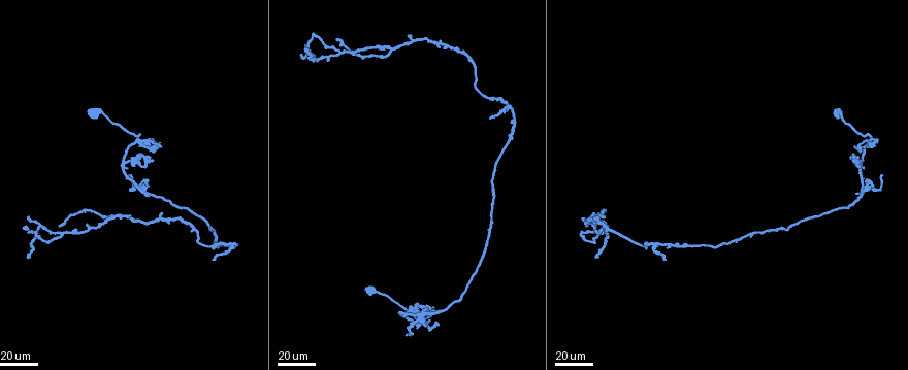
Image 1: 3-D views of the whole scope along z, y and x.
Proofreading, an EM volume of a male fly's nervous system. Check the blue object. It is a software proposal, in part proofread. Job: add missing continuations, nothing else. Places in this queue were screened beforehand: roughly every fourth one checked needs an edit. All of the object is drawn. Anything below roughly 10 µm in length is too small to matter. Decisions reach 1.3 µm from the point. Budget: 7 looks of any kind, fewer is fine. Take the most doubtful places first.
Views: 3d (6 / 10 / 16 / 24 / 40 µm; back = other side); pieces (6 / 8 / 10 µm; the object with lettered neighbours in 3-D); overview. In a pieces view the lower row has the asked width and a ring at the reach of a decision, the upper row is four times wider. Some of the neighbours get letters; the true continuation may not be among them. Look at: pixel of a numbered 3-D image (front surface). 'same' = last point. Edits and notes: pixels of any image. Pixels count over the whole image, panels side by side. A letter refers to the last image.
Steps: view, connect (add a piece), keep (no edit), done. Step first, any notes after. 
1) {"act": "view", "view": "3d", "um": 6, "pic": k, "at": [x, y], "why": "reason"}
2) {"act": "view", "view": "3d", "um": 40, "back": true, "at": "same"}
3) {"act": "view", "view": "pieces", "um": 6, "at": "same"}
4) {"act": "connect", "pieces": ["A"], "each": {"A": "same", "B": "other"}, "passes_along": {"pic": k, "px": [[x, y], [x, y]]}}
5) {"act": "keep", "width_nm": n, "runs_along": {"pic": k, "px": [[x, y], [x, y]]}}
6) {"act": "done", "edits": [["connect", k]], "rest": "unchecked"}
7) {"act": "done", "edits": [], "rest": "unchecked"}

{"act": "view", "view": "3d", "um": 24, "pic": 1, "at": [127, 169], "why": "free end"}

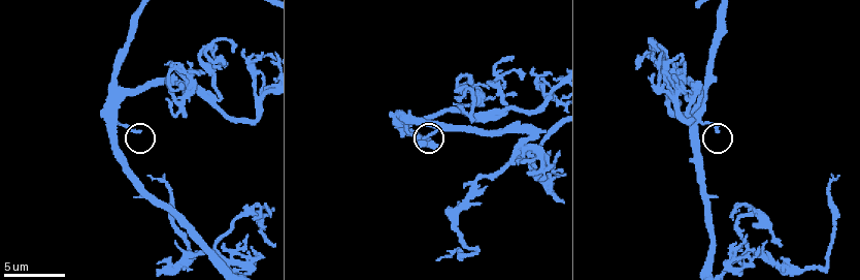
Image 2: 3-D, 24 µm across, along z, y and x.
{"act": "view", "view": "pieces", "um": 10, "pic": 2, "at": [718, 131]}

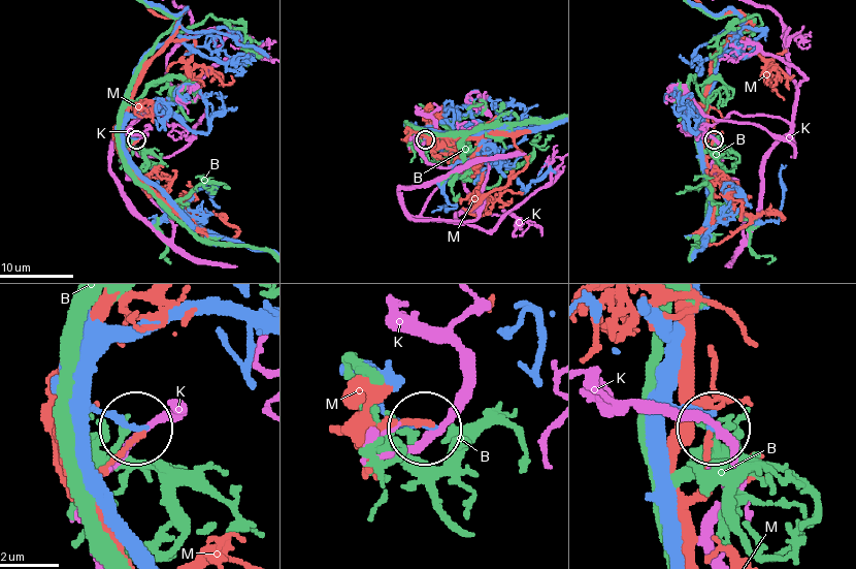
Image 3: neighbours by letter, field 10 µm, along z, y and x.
{"act": "keep", "each": {"B": "other", "K": "other", "M": "other"}, "found": "none of them fits"}

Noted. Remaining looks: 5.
{"act": "view", "view": "3d", "um": 24, "pic": 1, "at": [24, 227], "why": "end of a long branch"}

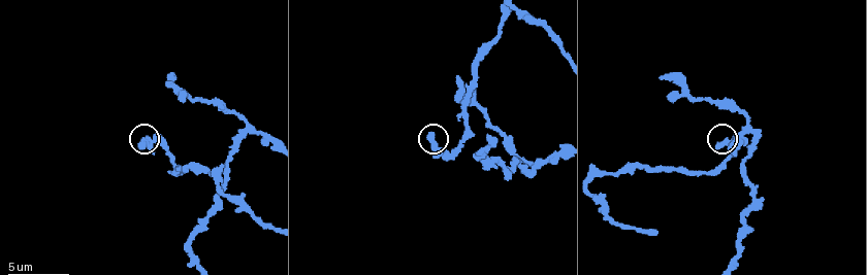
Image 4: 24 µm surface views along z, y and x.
{"act": "view", "view": "pieces", "um": 10, "pic": 4, "at": [719, 144]}

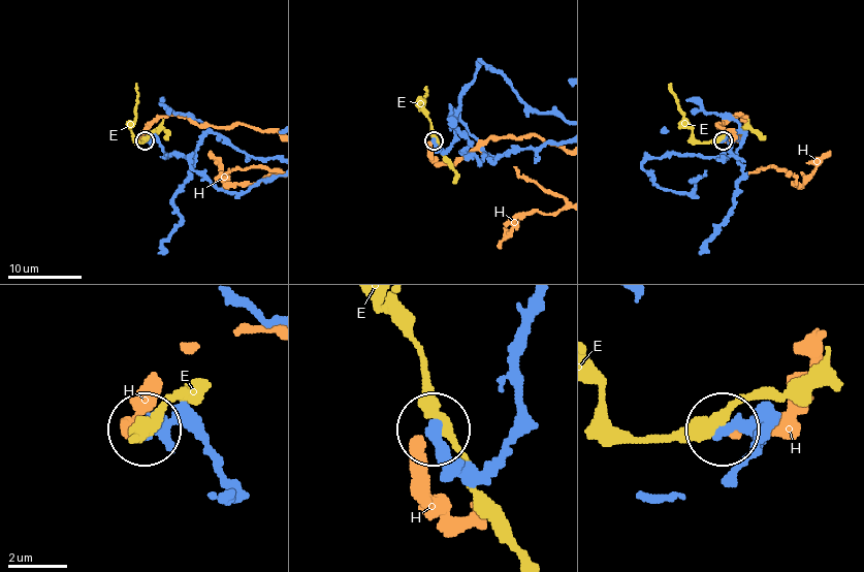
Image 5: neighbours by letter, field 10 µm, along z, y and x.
{"act": "keep", "each": {"E": "other", "H": "other"}, "found": "no lettered piece goes on from it"}

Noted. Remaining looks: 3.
{"act": "view", "view": "3d", "um": 40, "pic": 1, "at": [436, 325], "why": "tapers out"}

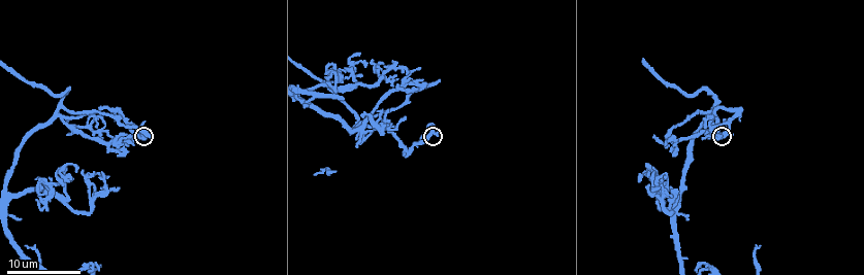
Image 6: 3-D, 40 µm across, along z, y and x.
{"act": "view", "view": "pieces", "um": 10, "pic": 6, "at": [438, 135]}

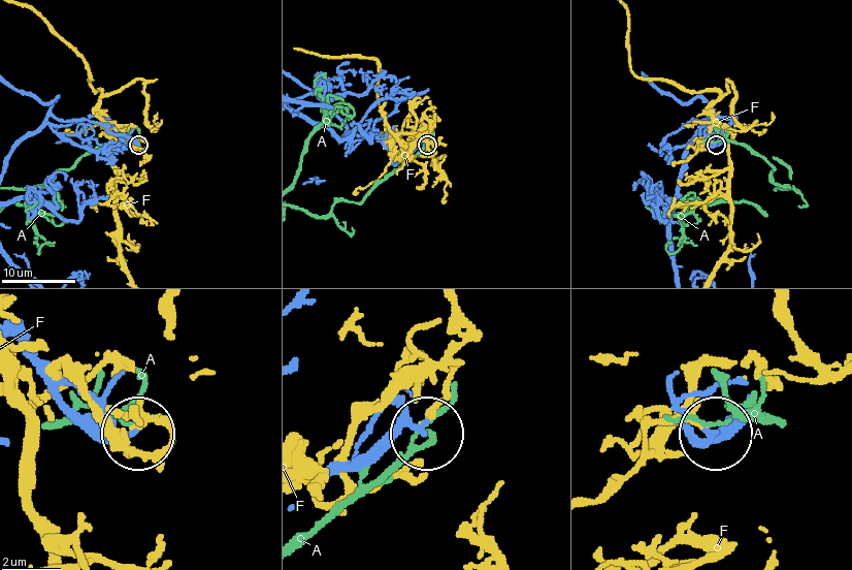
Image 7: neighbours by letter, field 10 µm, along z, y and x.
{"act": "keep", "each": {"A": "other", "F": "other"}, "found": "none of them fits"}

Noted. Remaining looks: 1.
{"act": "done", "edits": [], "rest": "unchecked"}

